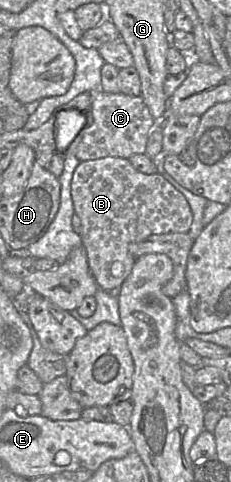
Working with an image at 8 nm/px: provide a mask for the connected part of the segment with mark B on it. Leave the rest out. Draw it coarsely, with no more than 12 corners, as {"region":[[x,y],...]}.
{"region":[[82,161],[71,181],[82,245],[115,293],[129,245],[187,233],[193,214],[161,174]]}

